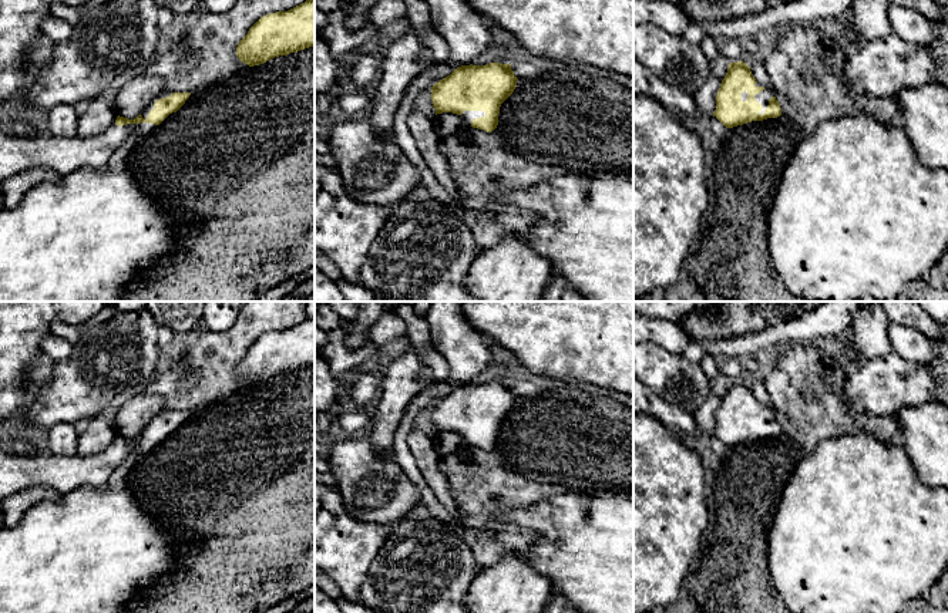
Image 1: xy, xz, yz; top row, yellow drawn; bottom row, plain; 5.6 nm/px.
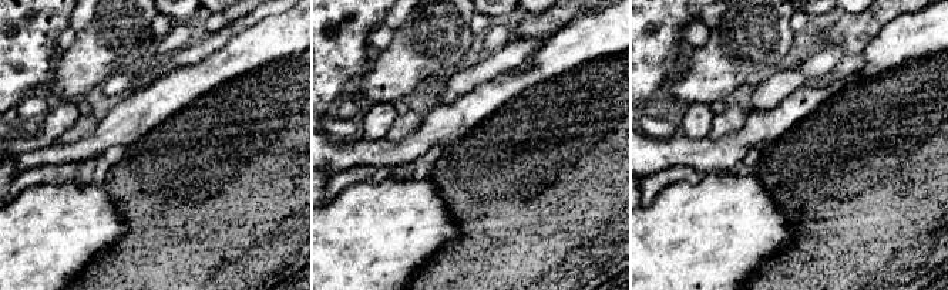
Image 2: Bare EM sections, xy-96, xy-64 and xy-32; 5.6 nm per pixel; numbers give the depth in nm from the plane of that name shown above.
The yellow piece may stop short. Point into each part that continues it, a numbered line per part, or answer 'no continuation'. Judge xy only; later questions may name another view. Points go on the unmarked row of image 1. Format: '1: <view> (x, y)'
1: xy (17, 472)

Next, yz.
1: yz (766, 413)

